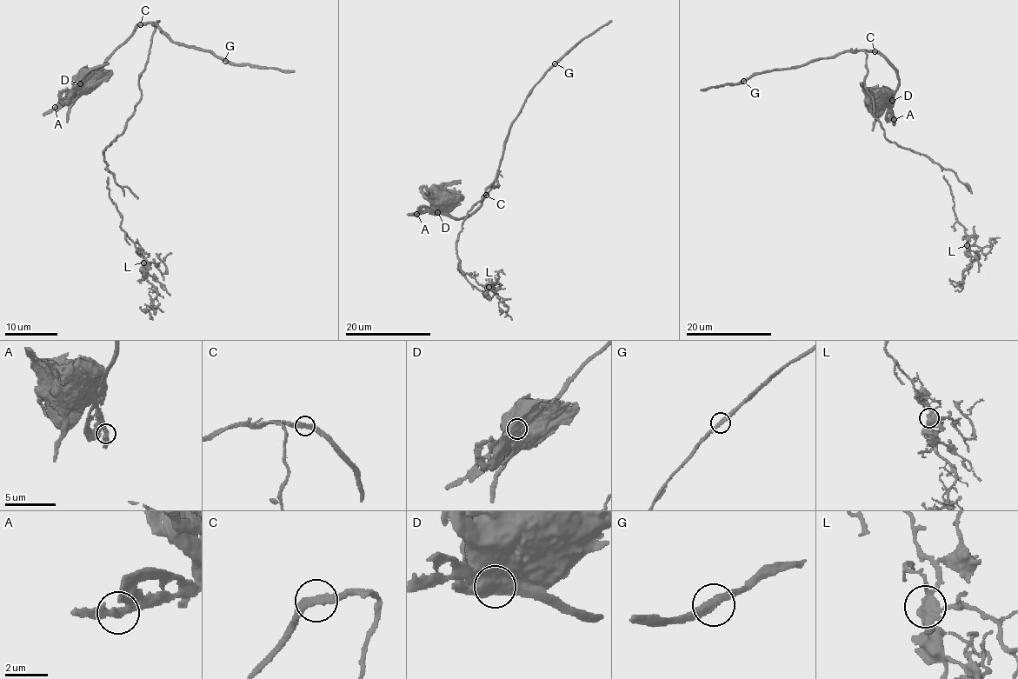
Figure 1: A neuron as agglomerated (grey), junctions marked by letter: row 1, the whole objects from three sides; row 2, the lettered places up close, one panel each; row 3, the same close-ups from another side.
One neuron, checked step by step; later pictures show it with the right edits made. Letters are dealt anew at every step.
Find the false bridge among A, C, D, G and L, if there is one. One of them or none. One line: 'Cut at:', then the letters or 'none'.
Cut at: D

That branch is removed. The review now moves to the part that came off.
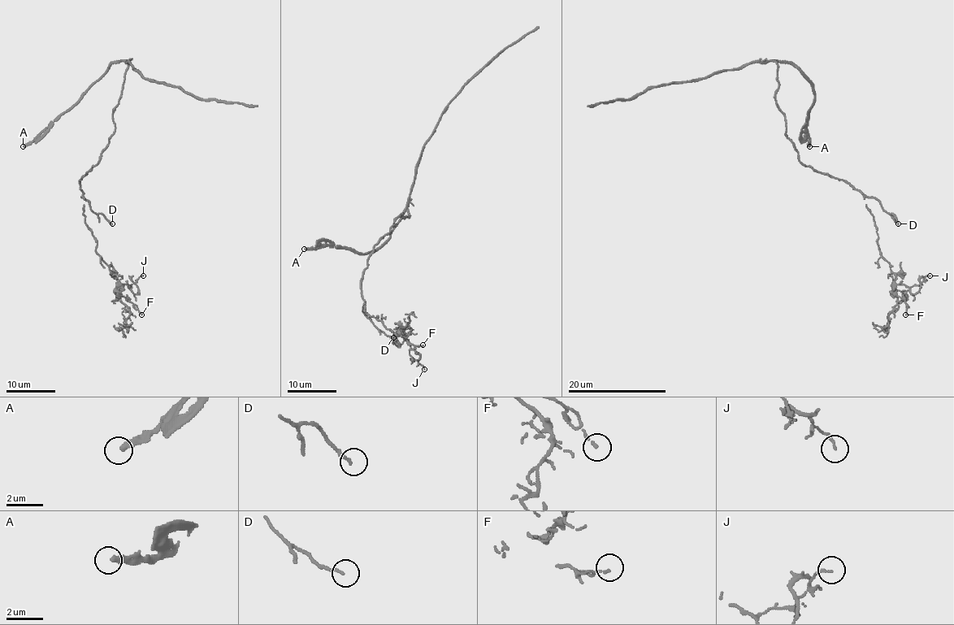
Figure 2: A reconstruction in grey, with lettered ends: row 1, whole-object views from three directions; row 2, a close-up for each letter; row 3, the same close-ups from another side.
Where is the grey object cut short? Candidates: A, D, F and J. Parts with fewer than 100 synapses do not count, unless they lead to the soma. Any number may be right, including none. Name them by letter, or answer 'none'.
A

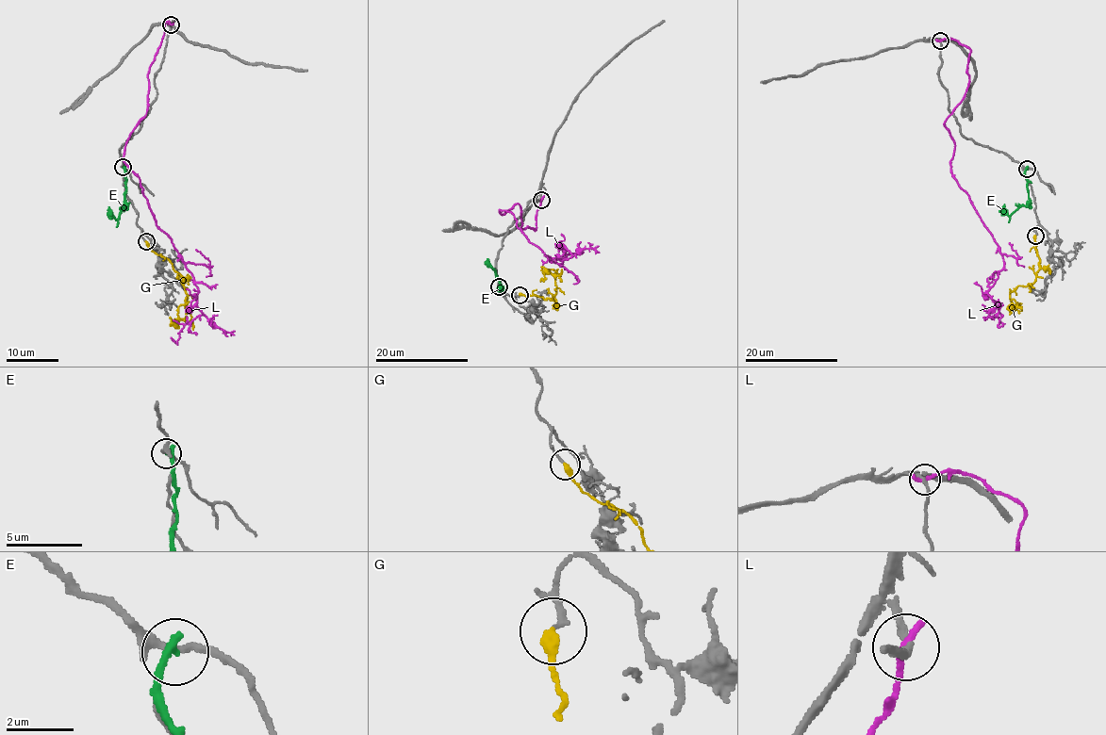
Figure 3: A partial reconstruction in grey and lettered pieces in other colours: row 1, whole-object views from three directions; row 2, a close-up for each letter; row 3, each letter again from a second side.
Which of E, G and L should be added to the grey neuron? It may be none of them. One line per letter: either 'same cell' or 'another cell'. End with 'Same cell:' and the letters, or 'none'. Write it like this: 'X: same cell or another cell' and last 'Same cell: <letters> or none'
E: another cell
G: same cell
L: another cell
Same cell: G

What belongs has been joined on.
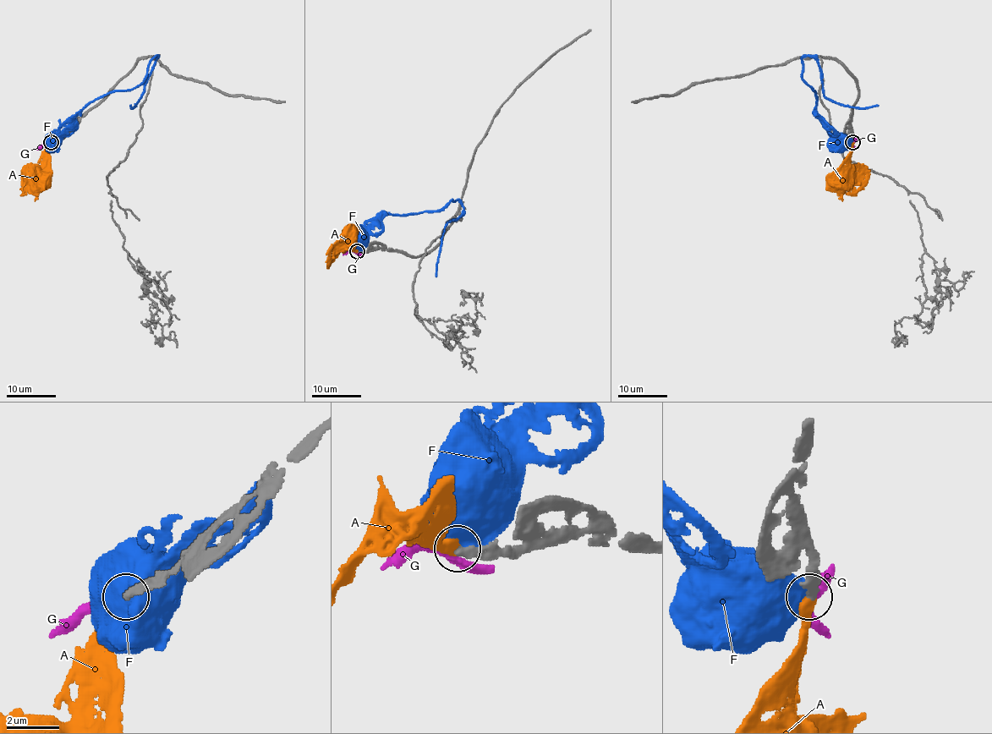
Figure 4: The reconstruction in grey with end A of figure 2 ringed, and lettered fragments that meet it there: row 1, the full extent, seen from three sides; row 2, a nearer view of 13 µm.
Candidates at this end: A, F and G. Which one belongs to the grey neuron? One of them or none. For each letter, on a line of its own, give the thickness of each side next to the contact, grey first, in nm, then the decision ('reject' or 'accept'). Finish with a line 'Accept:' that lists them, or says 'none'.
A: calibres 360 and 400 nm; accept
F: calibres 480 and 900 nm; reject
G: calibres 400 and 360 nm; reject
Accept: A

